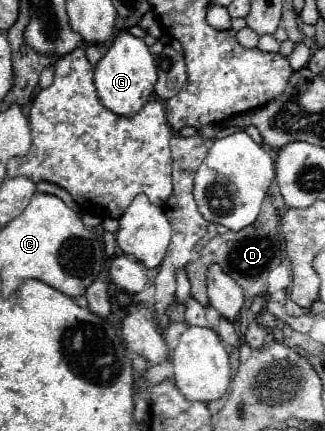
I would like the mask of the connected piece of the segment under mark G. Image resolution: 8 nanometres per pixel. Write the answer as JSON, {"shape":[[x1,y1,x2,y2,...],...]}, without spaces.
{"shape":[[126,31,118,33,108,53,96,63,94,85,96,85,100,103,106,109,110,109,120,117,136,115,144,107,144,103,150,101,156,85,156,63,146,43,142,39,132,37]]}

